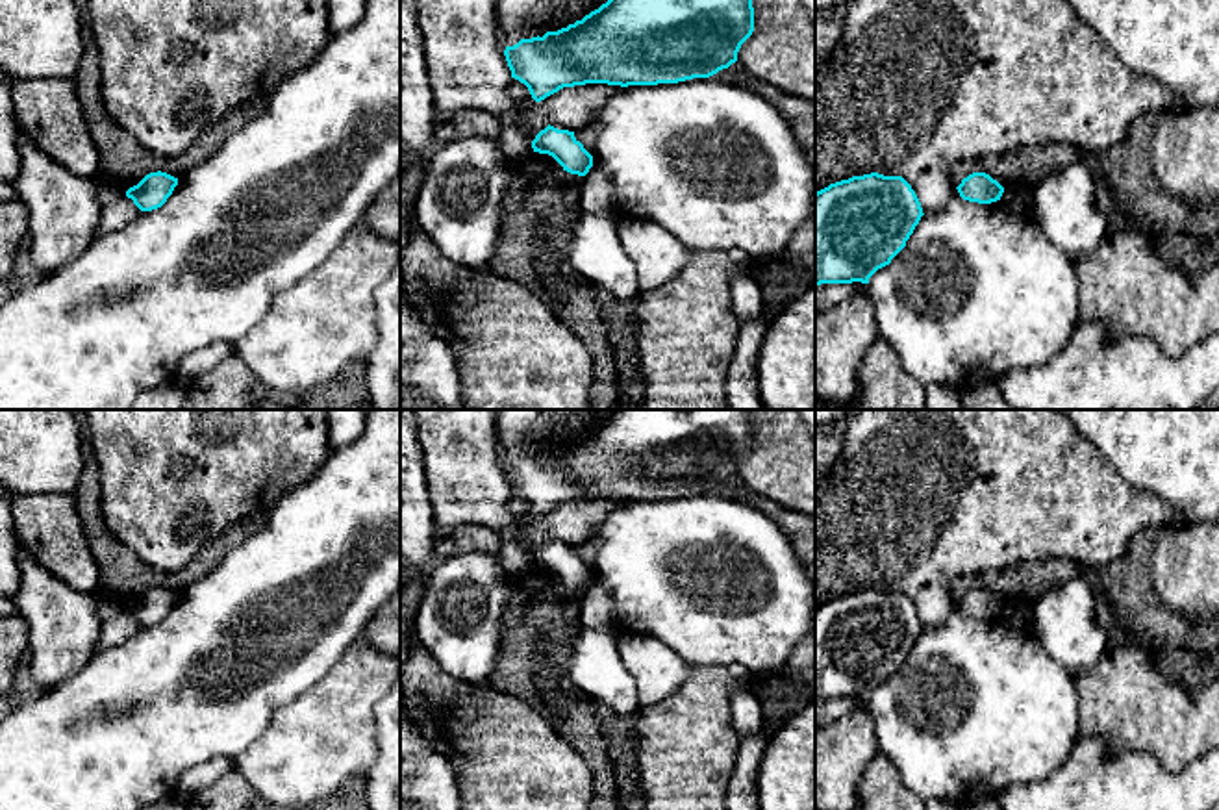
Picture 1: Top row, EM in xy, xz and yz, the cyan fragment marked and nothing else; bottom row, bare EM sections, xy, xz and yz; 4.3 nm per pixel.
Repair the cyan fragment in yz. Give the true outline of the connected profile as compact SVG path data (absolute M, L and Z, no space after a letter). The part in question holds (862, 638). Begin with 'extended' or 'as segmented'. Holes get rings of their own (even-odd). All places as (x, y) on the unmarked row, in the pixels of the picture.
as segmented | M852 591L815 608L815 701L869 699L906 662L923 632L921 617L902 591Z

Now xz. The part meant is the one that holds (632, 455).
as segmented | M613 410L582 436L543 452L521 454L506 462L504 471L511 493L524 499L535 517L563 502L585 499L608 500L658 500L693 493L710 493L737 476L741 460L754 447L754 423L750 410Z

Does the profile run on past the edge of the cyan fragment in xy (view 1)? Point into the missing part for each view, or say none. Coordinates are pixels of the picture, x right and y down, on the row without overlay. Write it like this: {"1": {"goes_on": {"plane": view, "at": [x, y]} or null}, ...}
{"1": {"goes_on": null}}

